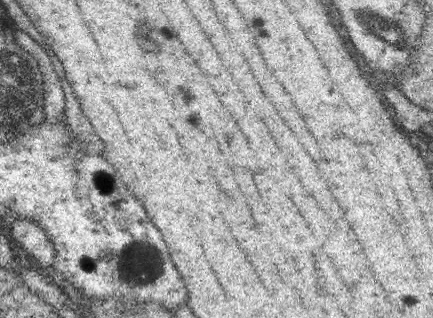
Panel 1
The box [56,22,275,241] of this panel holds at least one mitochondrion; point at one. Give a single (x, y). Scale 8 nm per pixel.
(103, 182)

